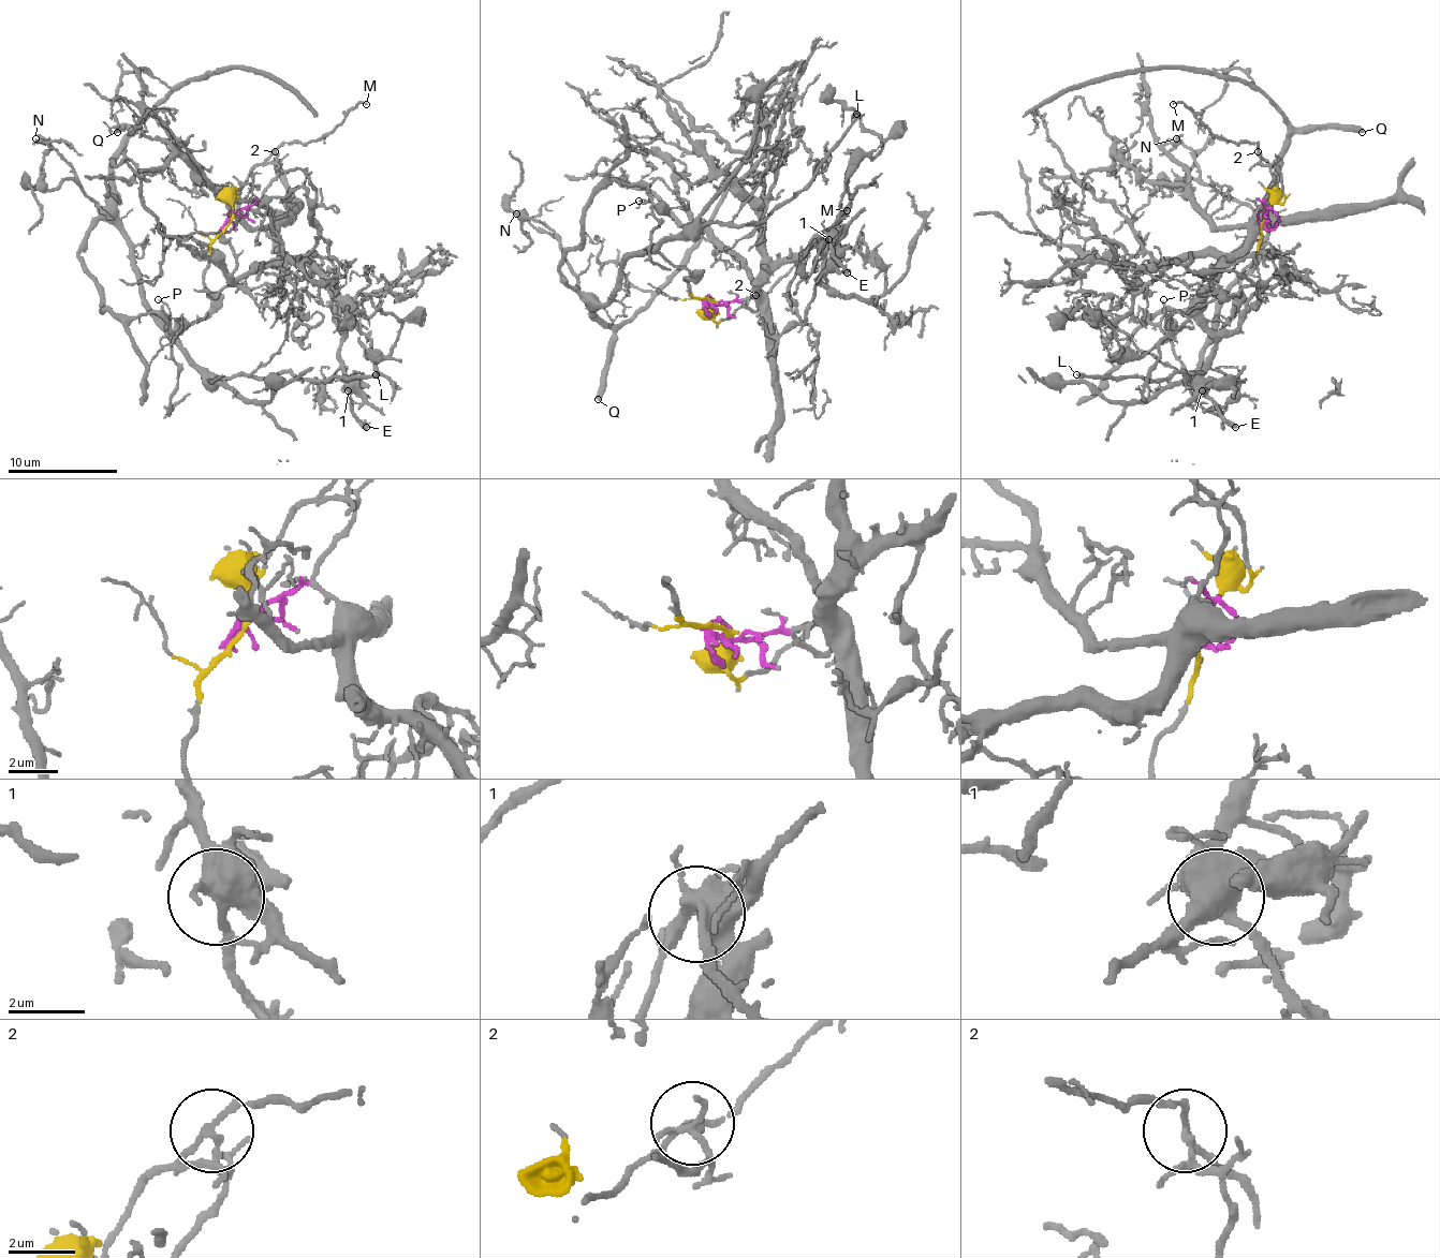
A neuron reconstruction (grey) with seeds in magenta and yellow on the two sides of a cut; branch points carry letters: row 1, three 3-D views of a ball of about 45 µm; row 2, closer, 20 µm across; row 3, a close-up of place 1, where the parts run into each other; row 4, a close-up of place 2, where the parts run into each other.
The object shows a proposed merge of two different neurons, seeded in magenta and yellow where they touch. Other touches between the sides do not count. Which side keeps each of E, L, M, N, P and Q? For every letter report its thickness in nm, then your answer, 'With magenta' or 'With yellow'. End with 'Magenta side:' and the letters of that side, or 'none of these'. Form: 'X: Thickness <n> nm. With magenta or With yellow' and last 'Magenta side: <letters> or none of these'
E: Thickness 320 nm. With magenta
L: Thickness 260 nm. With yellow
M: Thickness 110 nm. With yellow
N: Thickness 150 nm. With yellow
P: Thickness 100 nm. With yellow
Q: Thickness 420 nm. With yellow
Magenta side: E

